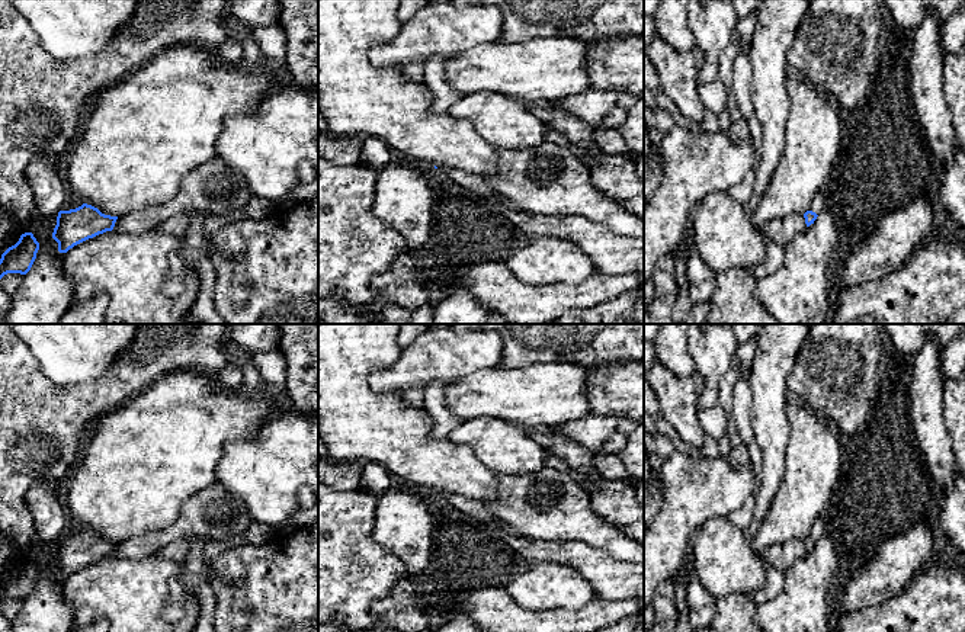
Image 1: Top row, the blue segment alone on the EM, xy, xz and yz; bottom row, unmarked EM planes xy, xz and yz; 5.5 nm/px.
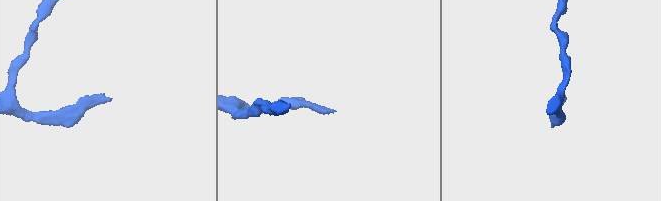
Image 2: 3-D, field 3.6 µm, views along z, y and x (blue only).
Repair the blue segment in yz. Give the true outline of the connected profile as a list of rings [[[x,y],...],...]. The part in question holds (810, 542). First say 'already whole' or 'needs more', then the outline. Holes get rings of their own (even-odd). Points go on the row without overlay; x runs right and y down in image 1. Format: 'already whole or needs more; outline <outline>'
needs more; outline [[[818,517],[814,524],[811,526],[809,535],[804,539],[805,549],[809,552],[814,549],[817,542],[825,535],[825,520]]]

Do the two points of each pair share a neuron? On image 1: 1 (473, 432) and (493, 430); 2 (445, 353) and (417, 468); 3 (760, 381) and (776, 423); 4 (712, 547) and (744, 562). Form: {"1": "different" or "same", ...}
{"1": "same", "2": "different", "3": "same", "4": "same"}

